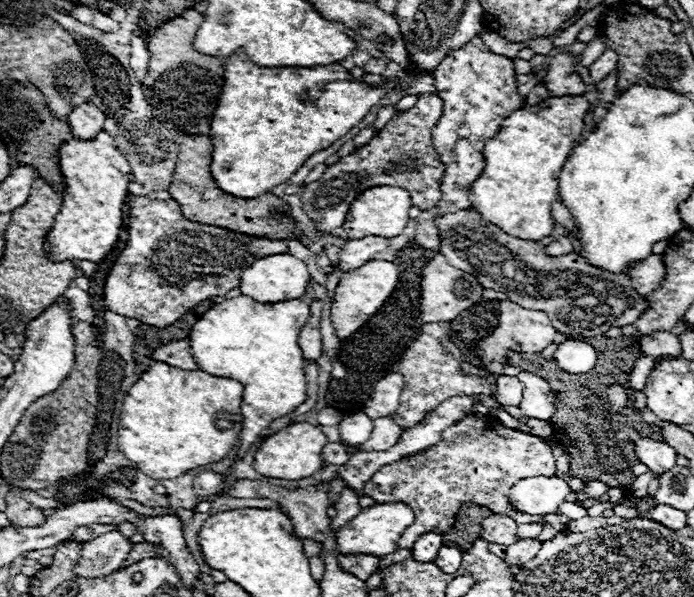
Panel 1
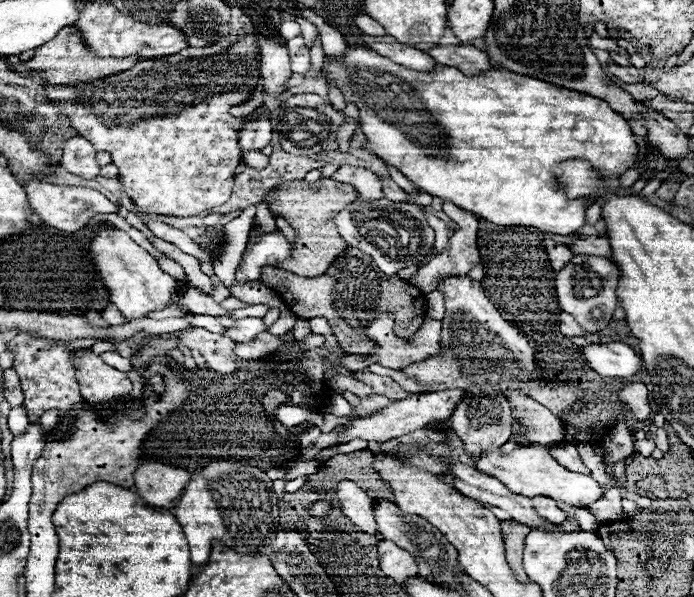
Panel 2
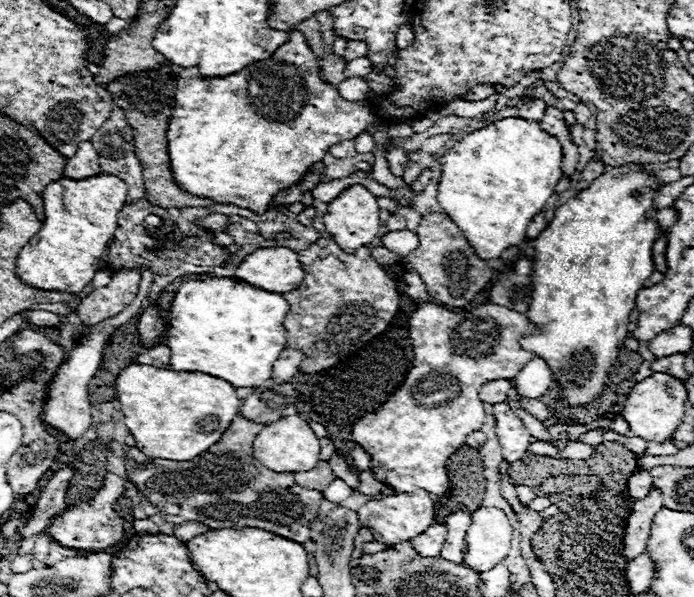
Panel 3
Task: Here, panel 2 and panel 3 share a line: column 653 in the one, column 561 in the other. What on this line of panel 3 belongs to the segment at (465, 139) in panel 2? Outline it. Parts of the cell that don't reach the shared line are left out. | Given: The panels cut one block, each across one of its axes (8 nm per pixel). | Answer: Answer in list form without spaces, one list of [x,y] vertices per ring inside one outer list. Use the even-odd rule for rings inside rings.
[[[502,118],[502,120],[496,120],[496,122],[488,124],[486,128],[480,128],[480,130],[474,130],[474,132],[466,134],[448,154],[442,156],[442,178],[440,178],[440,184],[438,184],[438,202],[444,208],[444,212],[450,216],[450,220],[462,230],[462,234],[466,236],[466,240],[470,242],[470,246],[476,250],[476,254],[482,260],[492,260],[492,258],[500,258],[500,254],[506,248],[516,246],[516,244],[520,244],[526,238],[528,224],[542,210],[542,206],[546,204],[546,200],[552,196],[554,186],[560,182],[560,178],[562,178],[562,146],[560,146],[558,138],[550,136],[548,132],[544,132],[538,126],[538,122],[530,122],[530,120],[524,120],[524,118]]]

